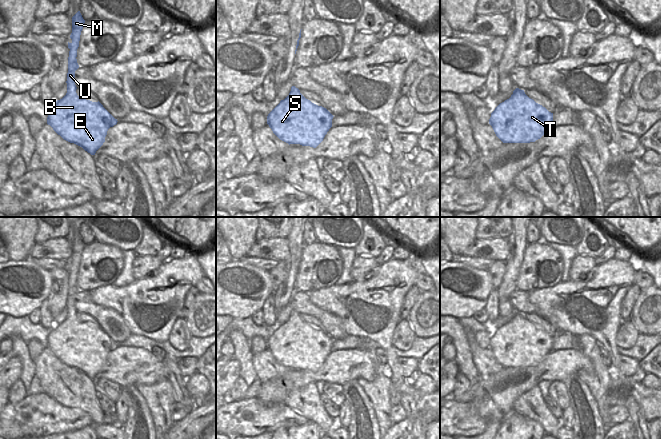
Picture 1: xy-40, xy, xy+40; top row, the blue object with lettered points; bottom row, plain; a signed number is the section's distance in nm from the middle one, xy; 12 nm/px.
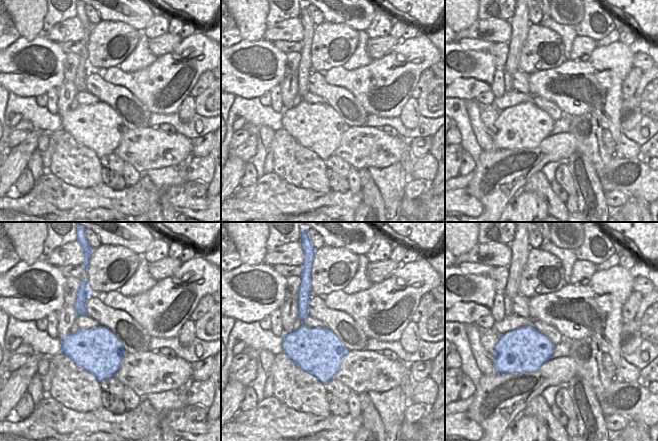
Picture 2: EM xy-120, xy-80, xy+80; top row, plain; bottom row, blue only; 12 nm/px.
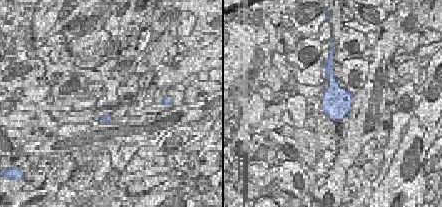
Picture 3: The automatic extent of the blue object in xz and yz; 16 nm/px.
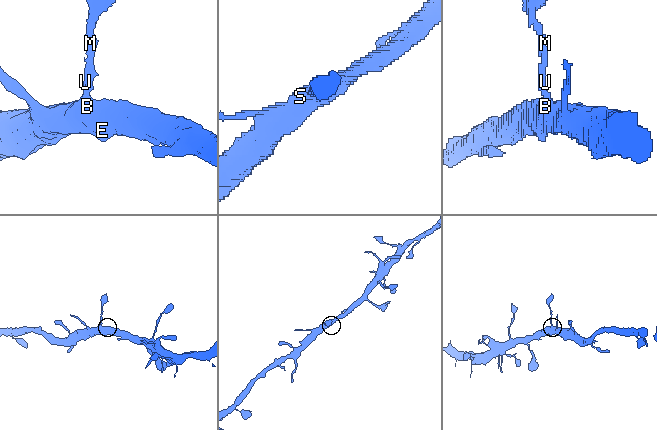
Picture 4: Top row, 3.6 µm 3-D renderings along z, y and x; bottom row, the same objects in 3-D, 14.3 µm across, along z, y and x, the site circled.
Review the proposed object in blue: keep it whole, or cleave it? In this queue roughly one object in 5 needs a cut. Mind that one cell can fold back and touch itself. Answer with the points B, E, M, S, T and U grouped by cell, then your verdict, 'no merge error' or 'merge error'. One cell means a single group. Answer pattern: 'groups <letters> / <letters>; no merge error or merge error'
groups B E M S T U; no merge error

